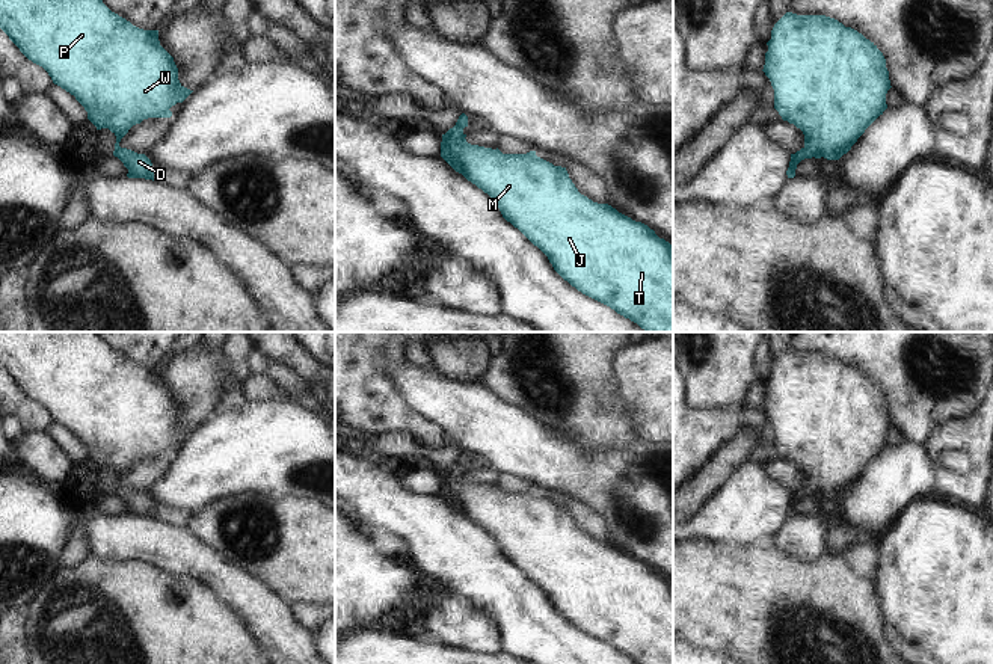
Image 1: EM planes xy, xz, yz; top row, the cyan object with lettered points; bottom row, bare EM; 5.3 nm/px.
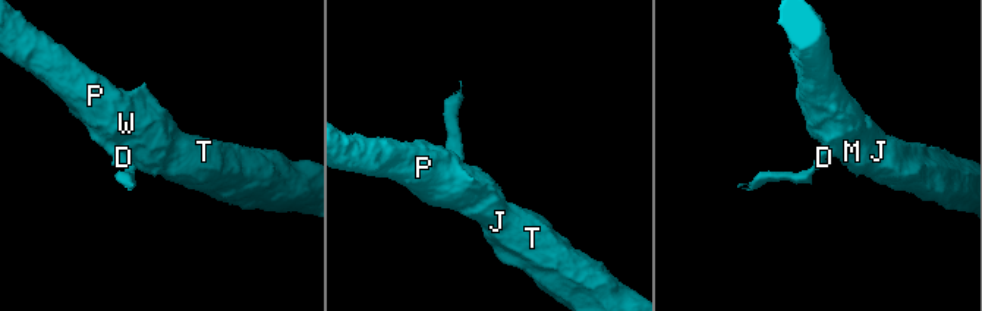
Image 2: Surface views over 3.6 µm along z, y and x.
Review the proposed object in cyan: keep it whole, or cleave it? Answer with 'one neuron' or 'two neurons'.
one neuron

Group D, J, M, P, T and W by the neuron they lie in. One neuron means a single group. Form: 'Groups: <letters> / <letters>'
Groups: D J M P T W

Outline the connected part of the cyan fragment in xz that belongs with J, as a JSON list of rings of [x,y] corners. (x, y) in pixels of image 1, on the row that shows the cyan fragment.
[[[462,113],[453,128],[442,134],[441,157],[468,181],[475,184],[498,205],[503,217],[518,228],[549,260],[554,270],[583,294],[610,306],[637,323],[646,332],[673,332],[673,246],[653,229],[619,213],[608,204],[598,204],[581,195],[566,168],[536,155],[503,154],[498,148],[484,148],[466,142],[463,128],[468,116]]]

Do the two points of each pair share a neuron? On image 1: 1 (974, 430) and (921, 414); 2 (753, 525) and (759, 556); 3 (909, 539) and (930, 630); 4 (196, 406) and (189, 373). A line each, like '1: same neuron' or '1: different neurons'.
1: different neurons
2: different neurons
3: same neuron
4: same neuron

